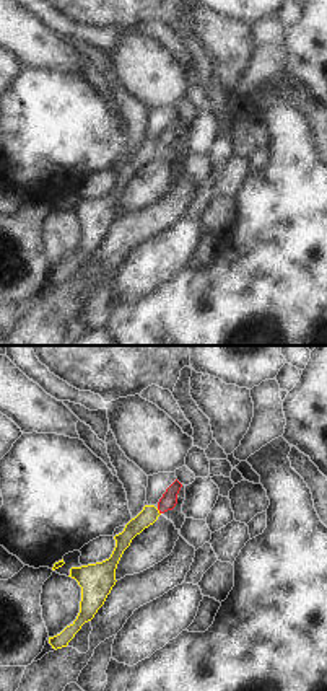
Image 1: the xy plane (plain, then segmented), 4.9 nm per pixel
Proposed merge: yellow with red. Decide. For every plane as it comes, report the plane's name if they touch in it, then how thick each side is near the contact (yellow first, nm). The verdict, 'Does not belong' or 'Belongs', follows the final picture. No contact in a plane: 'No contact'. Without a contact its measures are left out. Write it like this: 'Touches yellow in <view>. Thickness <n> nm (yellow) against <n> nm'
Touches yellow in xy. Thickness 90 nm (yellow) against 80 nm.

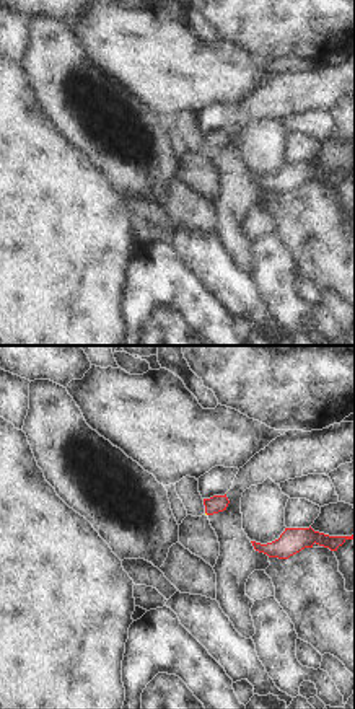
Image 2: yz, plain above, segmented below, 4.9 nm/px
No contact.

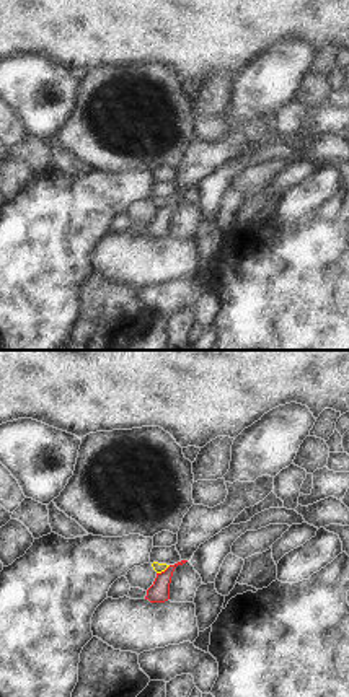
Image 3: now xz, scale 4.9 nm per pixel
Touches yellow in xz. Thickness 50 nm (yellow) against 100 nm.

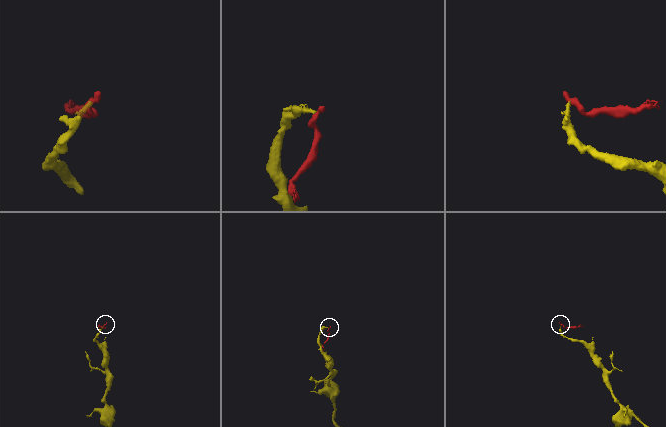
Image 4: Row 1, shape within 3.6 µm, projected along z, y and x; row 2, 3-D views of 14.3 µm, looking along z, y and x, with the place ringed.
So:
Does not belong.

